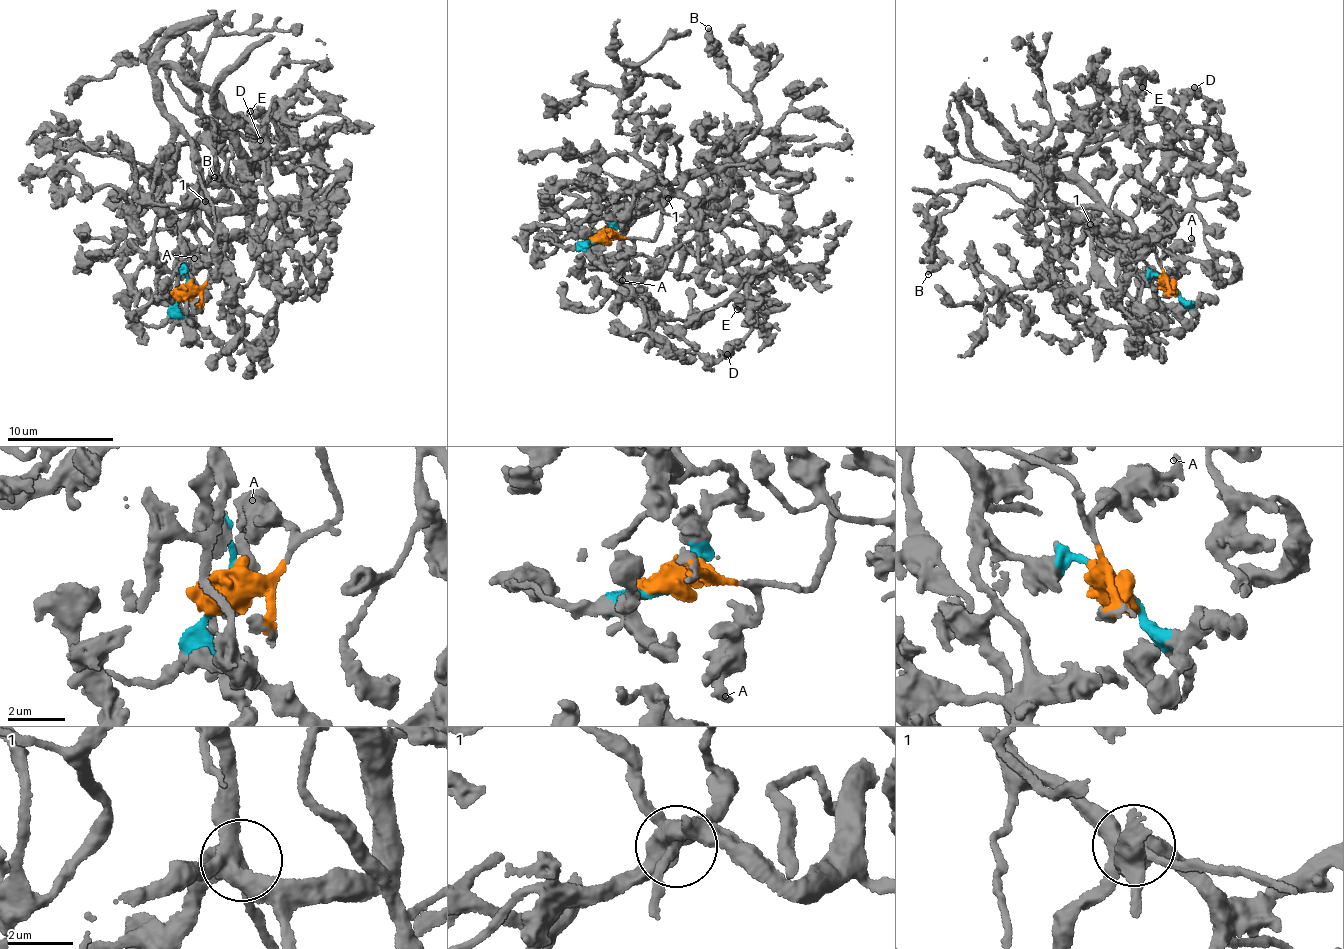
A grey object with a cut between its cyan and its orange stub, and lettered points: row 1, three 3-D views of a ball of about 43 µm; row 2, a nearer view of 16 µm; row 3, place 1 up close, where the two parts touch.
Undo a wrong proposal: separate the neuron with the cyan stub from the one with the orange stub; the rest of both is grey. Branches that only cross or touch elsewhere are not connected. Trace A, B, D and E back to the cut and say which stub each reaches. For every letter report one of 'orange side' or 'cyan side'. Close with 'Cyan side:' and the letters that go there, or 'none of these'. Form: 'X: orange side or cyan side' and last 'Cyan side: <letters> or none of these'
A: orange side
B: orange side
D: cyan side
E: orange side
Cyan side: D

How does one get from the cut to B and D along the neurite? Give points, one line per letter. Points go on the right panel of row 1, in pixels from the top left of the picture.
B: (1172, 284), (1149, 243), (1100, 231), (1007, 144), (1045, 154), (1038, 195), (966, 185), (932, 242), (928, 274)
D: (1172, 284), (1136, 278), (1120, 250), (1182, 219), (1190, 177), (1210, 171), (1208, 106), (1193, 86)

